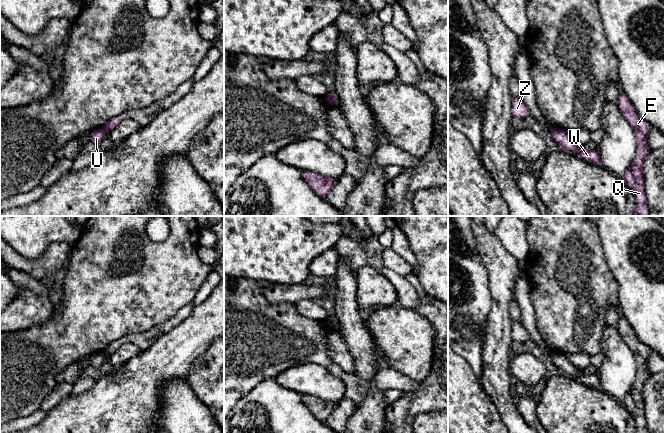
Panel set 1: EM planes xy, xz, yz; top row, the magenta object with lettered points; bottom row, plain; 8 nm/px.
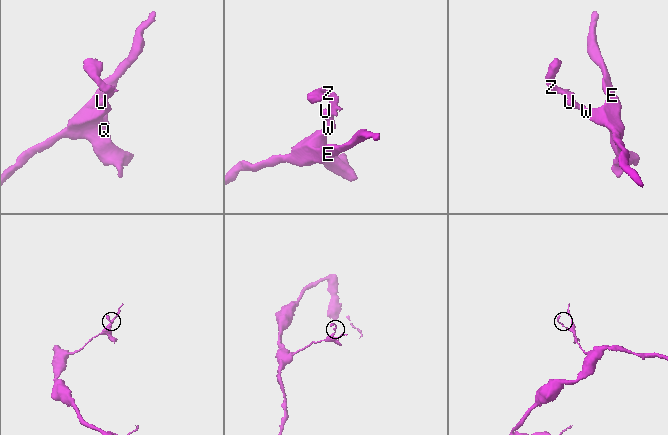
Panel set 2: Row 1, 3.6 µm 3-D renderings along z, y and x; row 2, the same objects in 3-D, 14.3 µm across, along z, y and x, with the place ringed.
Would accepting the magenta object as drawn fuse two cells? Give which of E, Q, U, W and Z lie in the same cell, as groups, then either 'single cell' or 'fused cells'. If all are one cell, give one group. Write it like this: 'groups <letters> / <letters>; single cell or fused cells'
groups E Q U W / Z; fused cells

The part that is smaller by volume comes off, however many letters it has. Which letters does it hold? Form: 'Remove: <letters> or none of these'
Remove: Z

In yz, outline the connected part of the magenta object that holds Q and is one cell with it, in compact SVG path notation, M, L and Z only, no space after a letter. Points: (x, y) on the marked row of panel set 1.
M622 91L618 98L618 106L624 118L633 128L637 140L636 155L627 172L621 177L621 180L631 189L635 196L636 207L634 216L648 216L643 163L652 150L646 142L651 125L638 116L635 108Z

